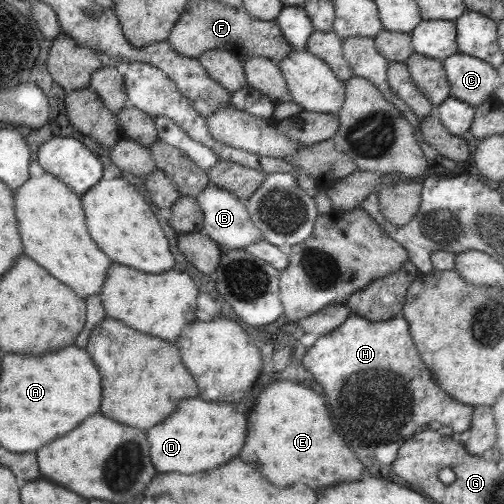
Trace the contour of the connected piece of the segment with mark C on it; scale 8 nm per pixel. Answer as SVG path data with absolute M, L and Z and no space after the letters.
M459 52L442 60L449 97L471 106L488 101L499 84L496 69L486 62Z

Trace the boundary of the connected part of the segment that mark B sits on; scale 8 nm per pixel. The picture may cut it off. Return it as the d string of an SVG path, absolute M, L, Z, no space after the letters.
M210 183L195 198L203 214L201 232L218 245L221 244L229 250L244 249L247 245L261 240L261 232L256 226L253 226L244 200Z

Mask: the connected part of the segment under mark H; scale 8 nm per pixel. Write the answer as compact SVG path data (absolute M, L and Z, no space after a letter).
M351 315L335 330L319 336L301 362L305 370L309 370L317 380L317 384L325 390L333 430L337 430L337 434L349 448L377 446L389 442L401 444L411 438L417 426L427 422L431 422L431 426L449 427L455 435L469 430L473 407L451 400L450 396L433 384L429 370L423 366L421 358L415 352L415 346L407 332L407 322L400 315L379 322Z

